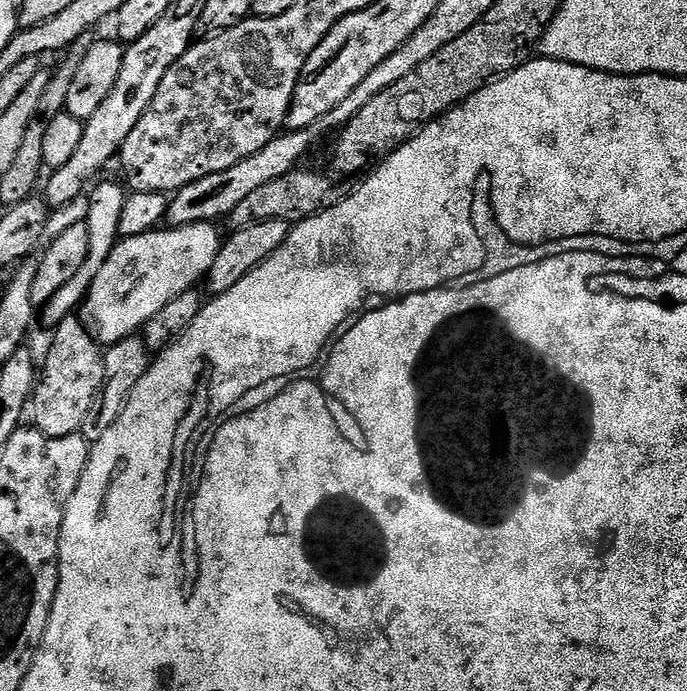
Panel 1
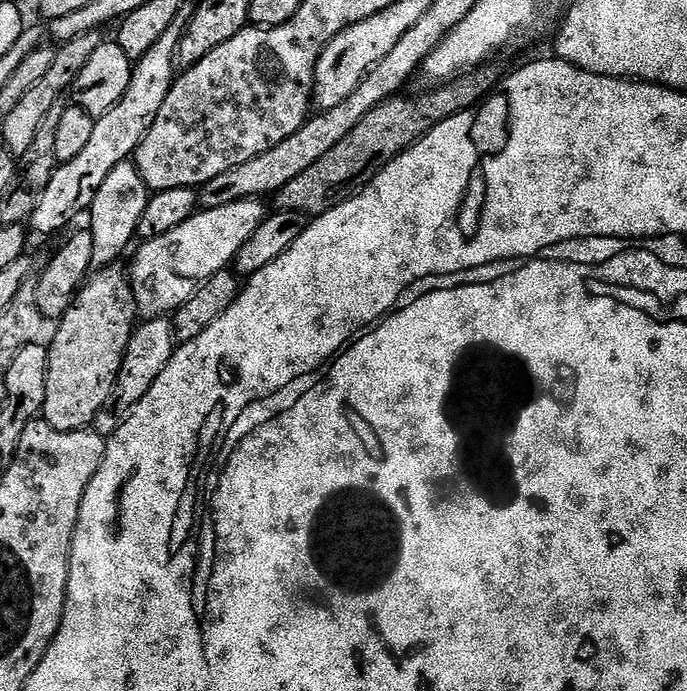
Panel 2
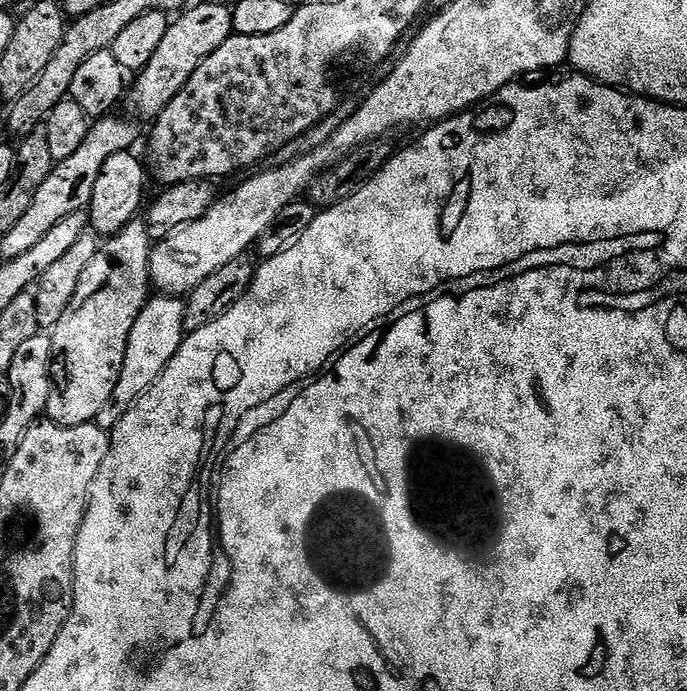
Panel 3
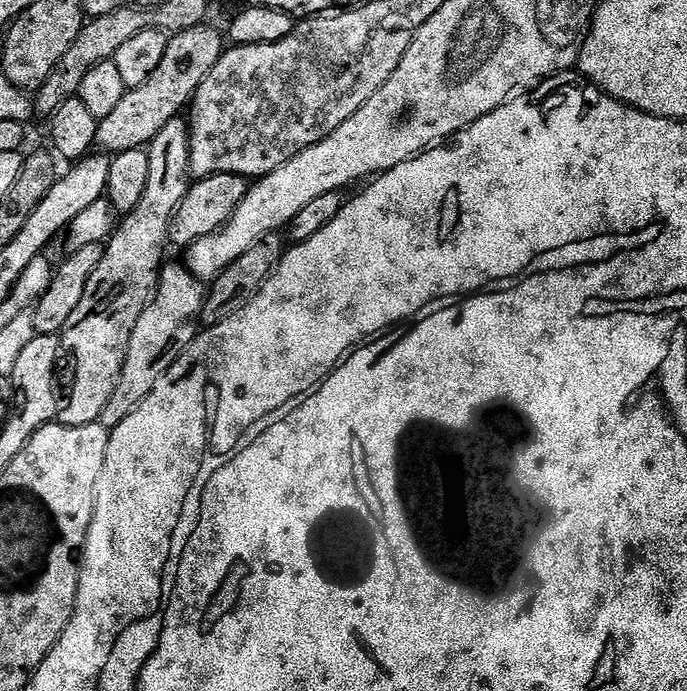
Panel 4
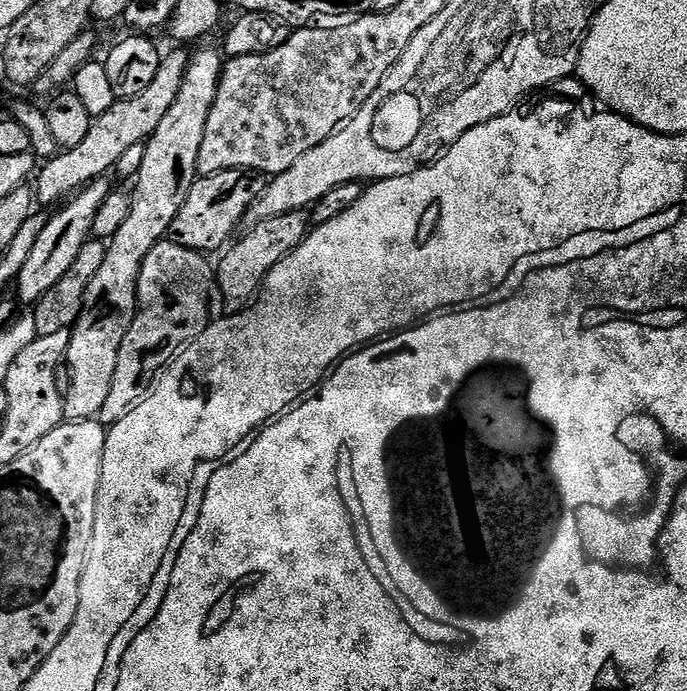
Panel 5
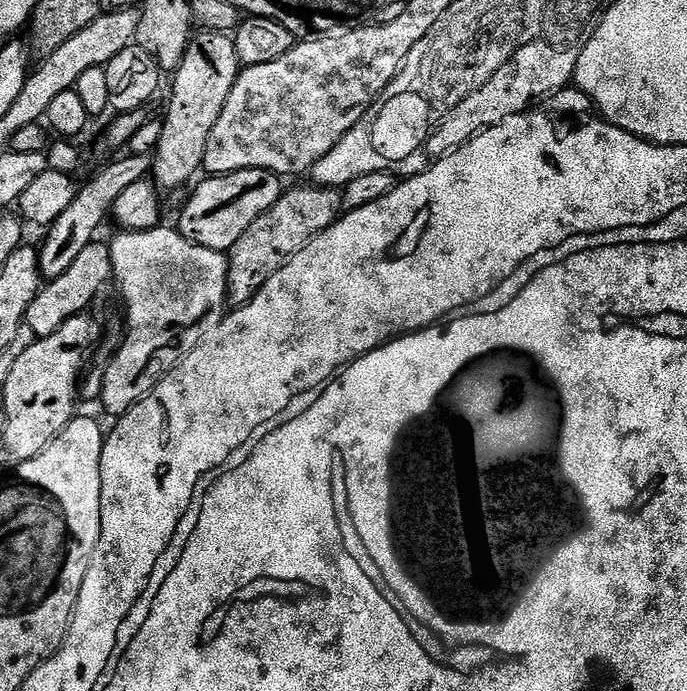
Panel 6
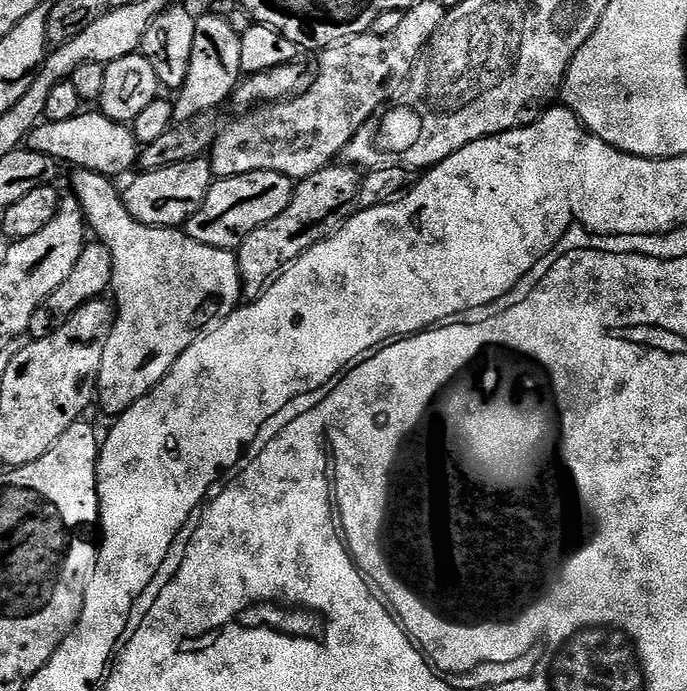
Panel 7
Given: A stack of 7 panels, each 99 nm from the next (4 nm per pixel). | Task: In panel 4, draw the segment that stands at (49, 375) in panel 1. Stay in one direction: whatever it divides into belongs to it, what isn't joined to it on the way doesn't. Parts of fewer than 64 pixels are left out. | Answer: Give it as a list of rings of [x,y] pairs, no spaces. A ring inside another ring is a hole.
[[[177,118],[166,122],[152,143],[146,148],[152,169],[146,174],[146,190],[142,190],[142,202],[134,211],[127,213],[117,223],[113,233],[104,244],[102,262],[90,274],[90,282],[86,282],[86,294],[82,294],[82,302],[78,302],[78,310],[70,314],[70,318],[59,333],[58,339],[63,351],[72,355],[76,363],[76,373],[72,376],[72,393],[68,396],[68,405],[58,412],[59,423],[66,426],[86,426],[99,421],[102,410],[106,410],[106,402],[110,402],[110,394],[114,394],[114,386],[118,386],[118,378],[122,374],[122,366],[126,362],[126,350],[130,346],[130,334],[134,334],[134,326],[138,326],[138,318],[146,310],[156,293],[160,282],[160,269],[165,263],[164,248],[168,244],[168,226],[172,215],[190,187],[188,170],[188,125]]]

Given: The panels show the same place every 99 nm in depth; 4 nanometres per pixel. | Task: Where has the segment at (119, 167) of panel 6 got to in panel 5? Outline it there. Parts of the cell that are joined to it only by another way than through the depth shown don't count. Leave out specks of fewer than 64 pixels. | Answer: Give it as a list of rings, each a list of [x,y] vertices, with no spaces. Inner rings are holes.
[[[108,178],[93,180],[56,210],[61,212],[45,219],[44,228],[34,242],[34,250],[30,250],[30,258],[26,258],[26,266],[22,266],[14,285],[14,292],[20,295],[22,303],[35,306],[47,292],[54,290],[54,286],[58,286],[58,281],[62,279],[62,274],[66,274],[66,270],[70,270],[70,265],[74,263],[74,258],[78,258],[78,250],[82,250],[84,243],[93,239],[94,217],[98,215],[102,202],[106,202],[108,195],[114,191],[114,184],[110,181]]]

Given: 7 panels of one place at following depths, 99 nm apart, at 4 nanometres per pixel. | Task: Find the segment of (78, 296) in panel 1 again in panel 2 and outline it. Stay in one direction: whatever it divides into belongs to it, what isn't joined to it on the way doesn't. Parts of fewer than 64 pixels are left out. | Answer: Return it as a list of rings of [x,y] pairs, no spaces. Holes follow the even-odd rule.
[[[131,159],[124,160],[110,174],[106,174],[106,182],[98,186],[98,194],[94,194],[94,202],[90,209],[92,225],[90,231],[94,238],[94,252],[92,254],[93,269],[99,270],[115,265],[116,260],[128,248],[131,240],[137,239],[136,227],[142,216],[142,210],[148,205],[150,189],[142,178],[135,163]]]

